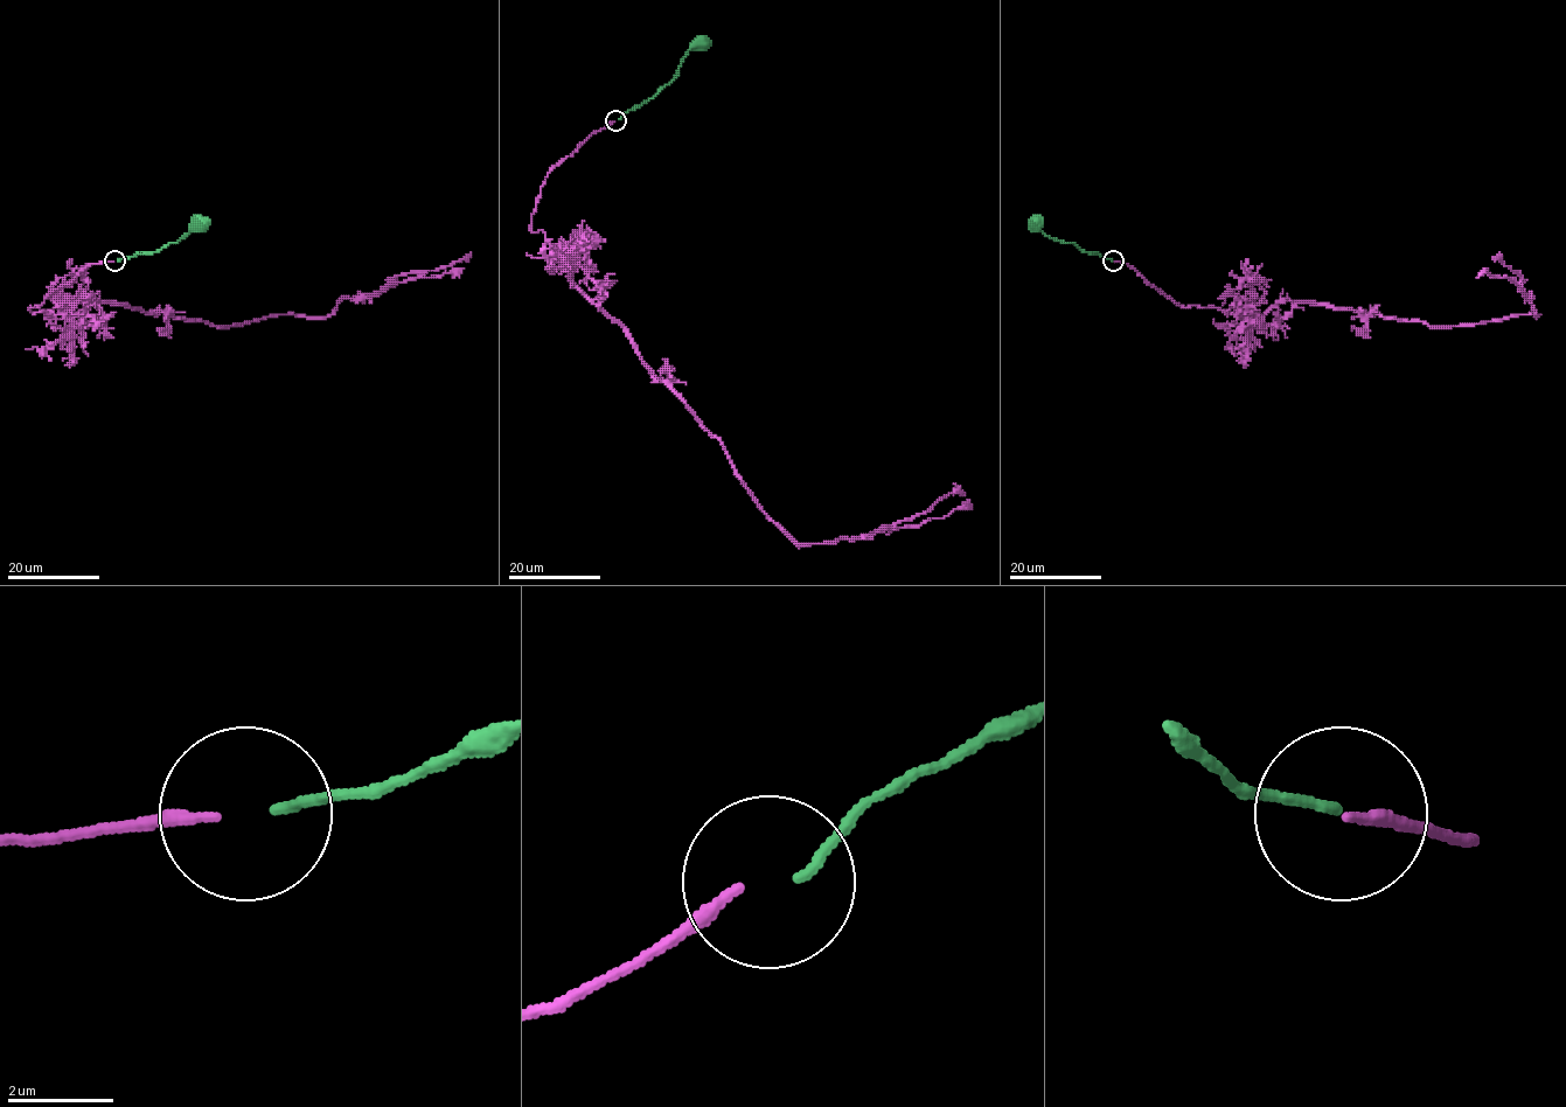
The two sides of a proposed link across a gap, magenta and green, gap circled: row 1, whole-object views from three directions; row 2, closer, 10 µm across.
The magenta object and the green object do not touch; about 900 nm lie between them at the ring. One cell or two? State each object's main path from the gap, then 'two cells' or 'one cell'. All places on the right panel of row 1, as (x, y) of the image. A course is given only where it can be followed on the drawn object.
magenta runs (1113, 260), (1184, 307), (1243, 318), (1278, 303), (1313, 301), (1436, 326), (1537, 317), (1522, 278), (1498, 252); green runs (1112, 260), (1098, 252), (1086, 252), (1071, 242), (1049, 237), (1035, 223); one cell

